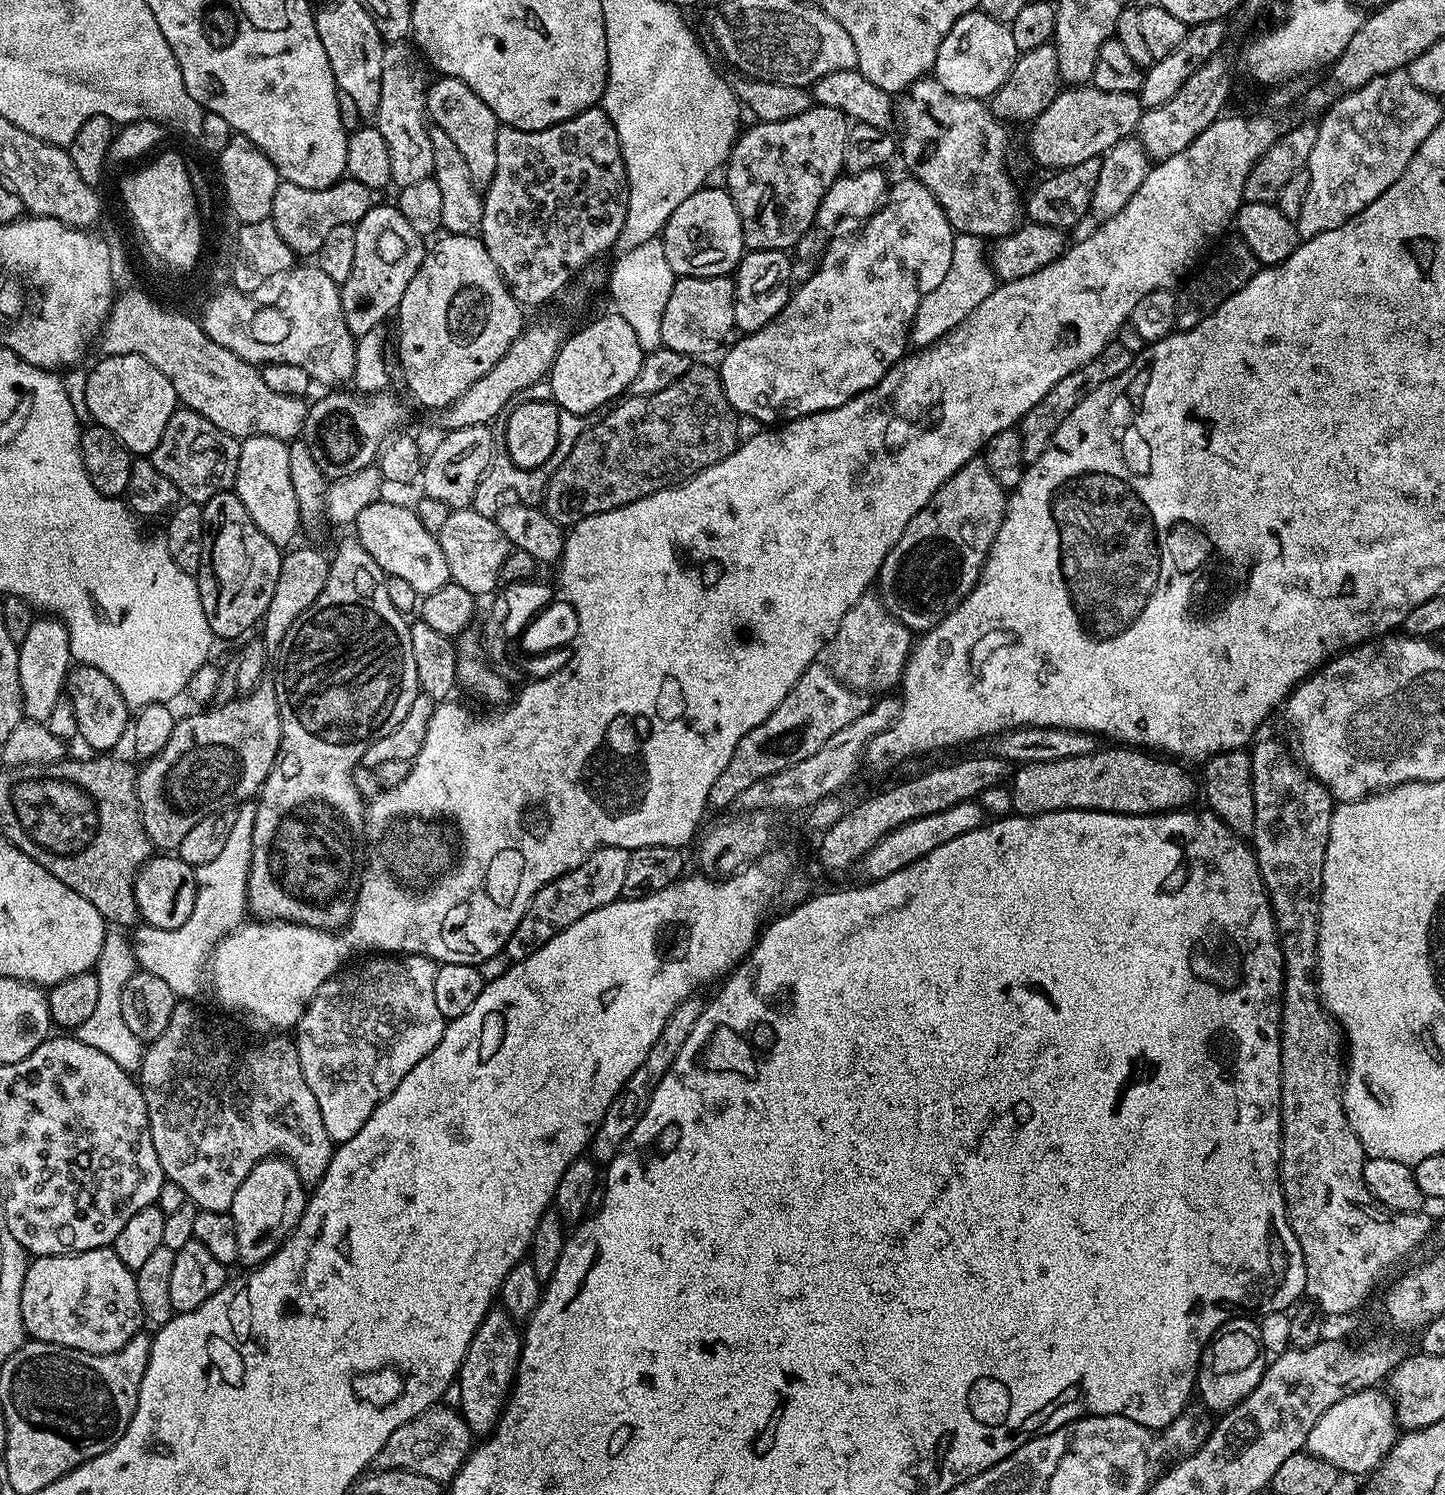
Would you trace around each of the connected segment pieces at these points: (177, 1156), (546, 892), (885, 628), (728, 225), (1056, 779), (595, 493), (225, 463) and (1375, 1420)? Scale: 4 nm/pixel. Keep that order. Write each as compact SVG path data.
M192 1002L177 1003L174 1014L170 1018L170 1026L162 1030L158 1039L151 1041L145 1047L144 1061L138 1073L138 1083L144 1092L144 1101L148 1111L150 1122L150 1134L154 1138L154 1151L158 1153L158 1162L164 1171L164 1179L170 1182L178 1182L182 1190L187 1194L189 1201L195 1204L202 1212L228 1212L234 1202L234 1194L238 1194L238 1186L246 1182L246 1174L254 1170L254 1166L263 1160L269 1160L272 1156L279 1156L290 1161L296 1167L301 1180L305 1185L314 1186L326 1174L326 1170L332 1161L334 1141L330 1134L326 1134L326 1126L322 1126L322 1110L318 1110L318 1102L314 1102L314 1094L310 1086L306 1086L306 1078L302 1074L302 1066L298 1062L298 1050L295 1039L284 1034L268 1034L265 1040L256 1040L253 1044L239 1044L232 1036L224 1033L220 1024L207 1020L196 1009Z
M613 844L598 848L589 860L582 862L582 866L557 876L554 882L542 886L542 890L538 890L526 914L504 944L504 951L508 953L509 958L514 962L530 958L530 954L542 950L542 946L546 946L550 938L574 926L578 918L586 918L590 910L598 910L610 902L621 899L624 895L629 855L629 849Z
M865 594L846 610L838 634L830 641L830 667L847 688L861 694L884 694L899 685L913 643L913 633L892 616L879 595Z
M723 187L700 188L666 222L662 233L666 262L677 277L726 276L735 273L736 266L746 251L742 238L742 222L738 210Z
M1132 746L1108 747L1112 748L1082 754L1078 758L1019 765L1010 780L1012 812L1018 816L1037 816L1043 812L1081 808L1121 812L1127 816L1150 816L1154 812L1187 809L1191 805L1188 803L1196 794L1198 796L1198 784L1196 786L1192 781L1183 763L1172 758L1157 758Z
M704 362L693 363L686 374L682 374L678 382L670 382L666 390L658 390L658 394L649 396L629 395L604 414L597 424L596 421L589 423L578 442L574 442L570 454L566 454L562 466L554 470L542 493L542 509L558 525L571 526L585 516L597 516L606 510L638 502L638 498L646 498L663 488L683 484L703 468L726 458L740 444L738 413L732 409L722 390L719 371L715 367L707 368Z
M180 406L174 414L170 414L170 422L166 422L166 430L162 430L162 442L154 446L150 459L155 468L162 470L162 474L166 474L170 482L174 482L185 501L202 506L210 498L214 498L214 494L227 492L235 485L239 453L240 440L237 437L226 434L226 430L218 430L218 426L210 422L210 418L202 418L202 414Z
M1379 1387L1367 1388L1342 1398L1342 1402L1334 1402L1334 1406L1314 1422L1314 1430L1308 1435L1307 1451L1333 1464L1341 1474L1375 1473L1398 1439L1396 1407L1392 1405L1391 1395L1380 1391Z

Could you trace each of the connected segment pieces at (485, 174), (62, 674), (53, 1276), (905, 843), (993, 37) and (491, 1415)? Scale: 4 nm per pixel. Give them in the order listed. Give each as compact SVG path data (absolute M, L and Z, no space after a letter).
M440 76L429 85L427 110L431 123L446 130L454 146L458 146L477 188L487 189L488 183L494 178L494 170L498 170L498 130L502 127L494 110L490 110L490 106L486 106L486 102L482 102L482 98L478 98L470 86L466 86L466 82L449 76Z
M55 618L44 619L48 620L33 619L30 630L26 633L26 638L18 646L20 649L18 678L20 679L24 698L24 715L29 720L39 720L41 722L47 722L50 713L54 711L54 706L58 706L58 702L62 699L62 693L65 691L68 682L69 671L74 664L68 631L64 629L59 620Z
M115 1247L71 1252L69 1256L37 1256L26 1270L22 1284L24 1331L31 1339L77 1348L90 1354L114 1354L135 1336L141 1335L146 1317L142 1298L138 1298L138 1282L133 1269L118 1258Z
M976 802L959 804L950 810L942 810L938 814L930 814L917 820L911 820L909 824L903 824L901 828L895 828L892 832L886 833L864 855L862 867L864 867L865 874L868 875L865 877L869 881L874 881L894 874L898 870L910 866L910 862L930 854L930 850L944 845L945 842L950 842L950 838L958 838L958 834L966 834L970 830L979 828L981 824L985 823L985 820L986 813Z
M983 10L962 14L962 18L954 22L950 34L942 38L942 46L938 46L934 79L942 82L950 94L975 100L991 98L1006 82L1006 78L1010 78L1017 55L1014 34L1005 21L995 20Z
M500 1306L489 1308L466 1350L466 1358L462 1362L458 1377L458 1411L470 1426L473 1437L483 1438L493 1432L505 1406L508 1405L508 1397L516 1379L521 1343L521 1329L511 1314Z

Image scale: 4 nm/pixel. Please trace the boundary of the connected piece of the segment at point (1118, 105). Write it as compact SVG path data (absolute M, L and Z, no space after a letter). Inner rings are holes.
M1068 86L1061 90L1054 102L1046 106L1042 114L1036 116L1031 123L1028 134L1028 148L1031 156L1046 170L1059 170L1076 166L1081 162L1086 162L1089 158L1101 157L1121 140L1131 137L1135 131L1137 122L1140 121L1145 107L1140 103L1137 93L1113 94L1110 90L1098 90L1091 86Z

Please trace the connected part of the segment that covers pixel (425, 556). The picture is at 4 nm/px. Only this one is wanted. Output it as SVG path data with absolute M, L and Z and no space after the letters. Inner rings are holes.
M387 498L375 500L358 514L354 531L355 539L359 540L366 554L378 562L385 576L410 582L421 597L434 594L434 590L442 590L442 586L451 581L450 566L446 566L437 533L426 530L409 505L407 508L404 504L391 504Z

